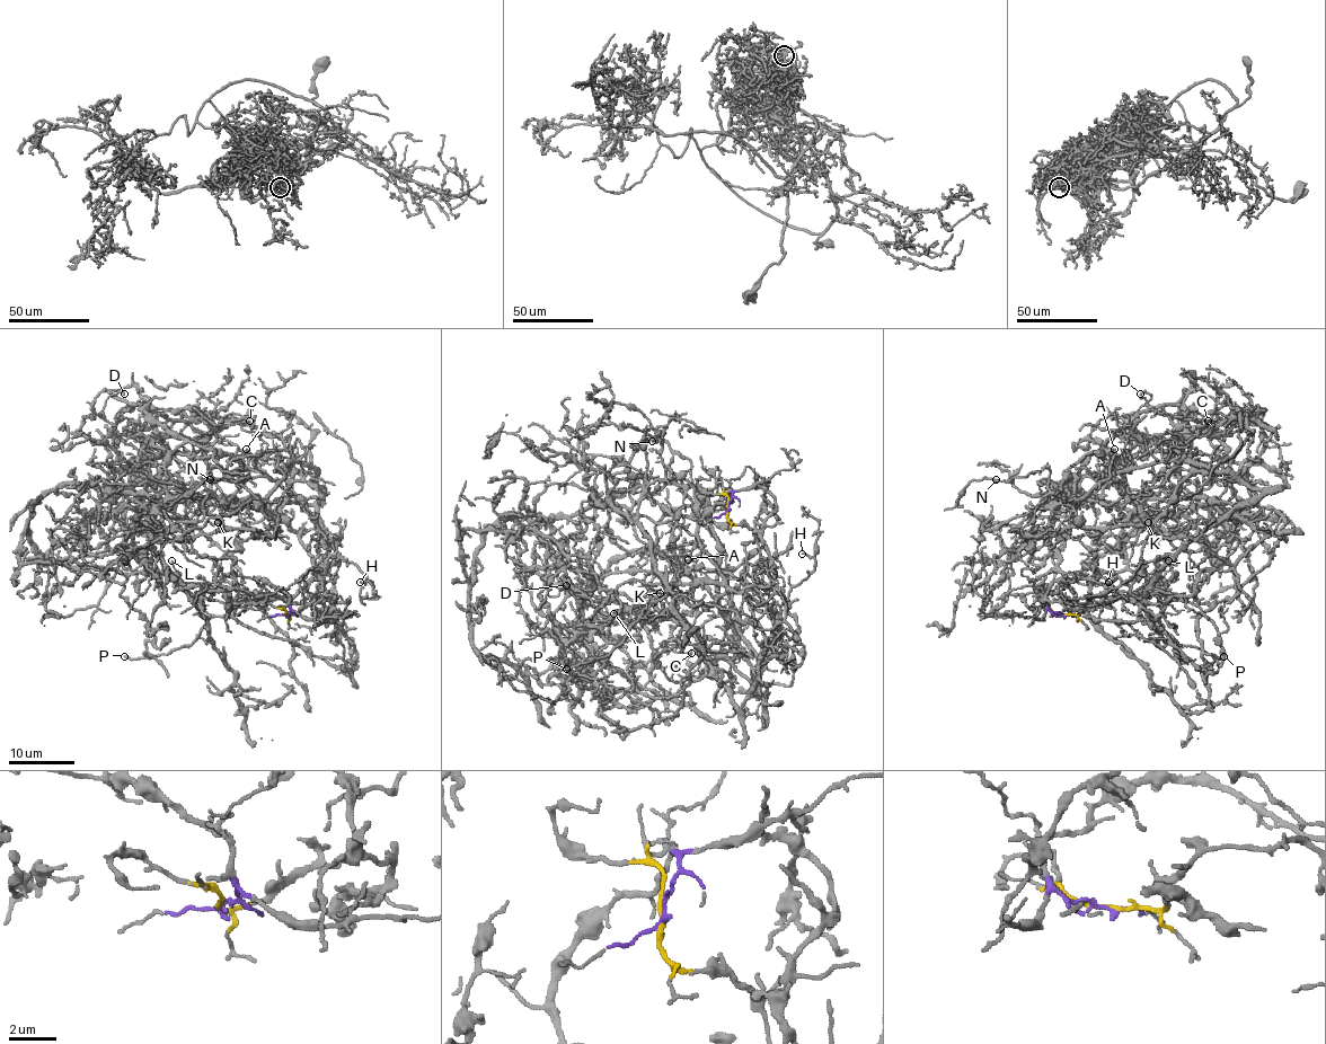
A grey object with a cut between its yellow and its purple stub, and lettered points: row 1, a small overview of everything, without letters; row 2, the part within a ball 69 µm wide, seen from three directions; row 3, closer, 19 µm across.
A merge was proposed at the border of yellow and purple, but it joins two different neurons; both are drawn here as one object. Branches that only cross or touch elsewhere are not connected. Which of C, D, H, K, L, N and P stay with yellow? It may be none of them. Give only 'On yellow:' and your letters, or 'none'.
On yellow: C, D

